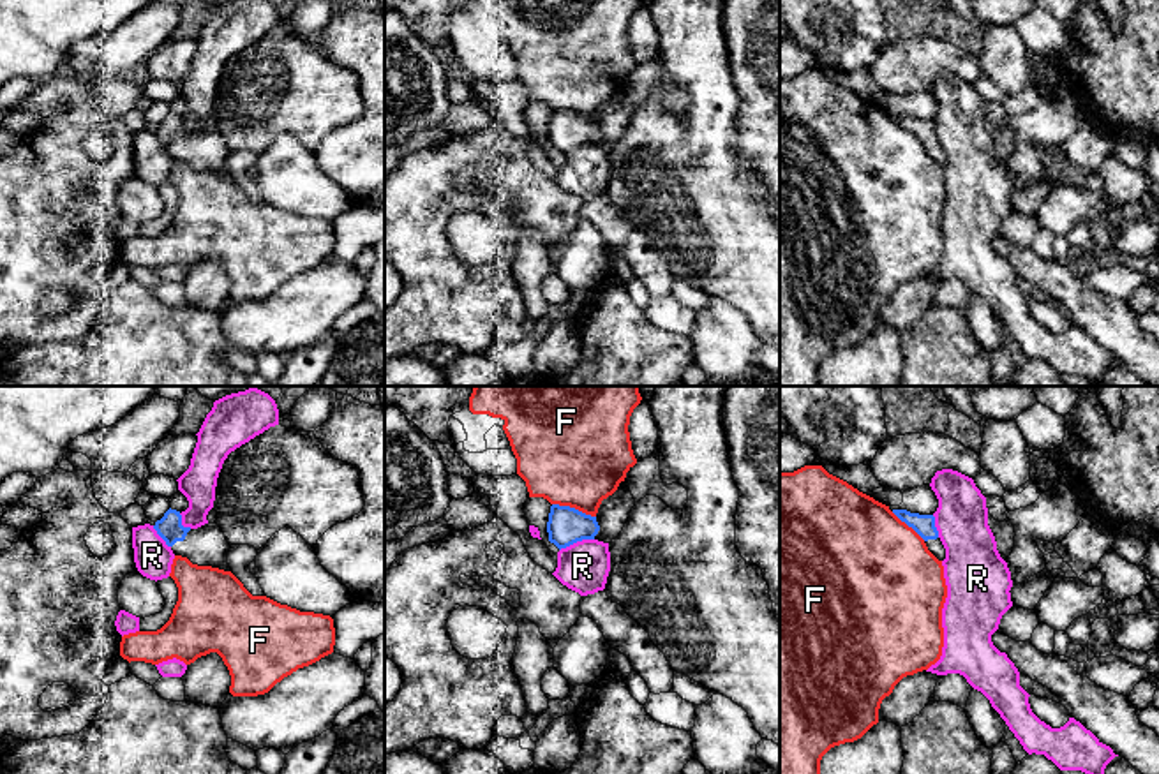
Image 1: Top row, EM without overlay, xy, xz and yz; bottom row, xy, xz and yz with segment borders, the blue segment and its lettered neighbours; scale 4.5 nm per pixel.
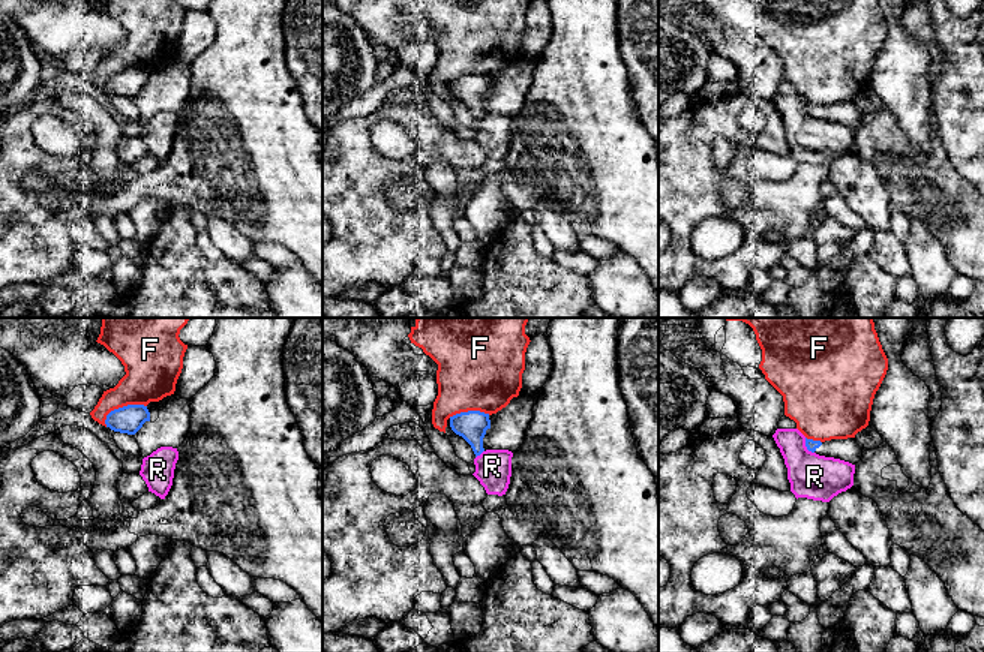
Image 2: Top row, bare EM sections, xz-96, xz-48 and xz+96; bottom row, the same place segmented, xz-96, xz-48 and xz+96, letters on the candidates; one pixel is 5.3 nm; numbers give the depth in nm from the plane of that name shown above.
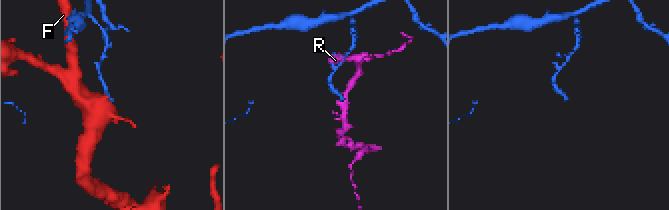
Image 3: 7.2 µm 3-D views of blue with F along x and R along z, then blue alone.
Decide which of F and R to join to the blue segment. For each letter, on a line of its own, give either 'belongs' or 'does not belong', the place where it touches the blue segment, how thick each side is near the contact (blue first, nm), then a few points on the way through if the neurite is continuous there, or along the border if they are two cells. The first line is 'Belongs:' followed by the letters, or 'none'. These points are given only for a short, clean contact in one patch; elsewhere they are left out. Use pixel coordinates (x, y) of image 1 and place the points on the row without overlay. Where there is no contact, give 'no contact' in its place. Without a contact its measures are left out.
Belongs: none
F: does not belong; contact xz (574, 113); calibres 170 and 480 nm
R: does not belong; contact xz (575, 147); calibres 170 and 220 nm; border xz (593, 143), (583, 143), (560, 156)

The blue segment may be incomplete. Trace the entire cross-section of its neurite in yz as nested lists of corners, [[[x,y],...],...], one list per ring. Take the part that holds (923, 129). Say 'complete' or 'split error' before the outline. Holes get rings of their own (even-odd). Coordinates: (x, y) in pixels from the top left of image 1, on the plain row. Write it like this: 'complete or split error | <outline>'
split error | [[[893,115],[893,118],[924,145],[928,155],[938,166],[946,164],[946,153],[938,143],[933,120],[910,118],[907,115]]]

